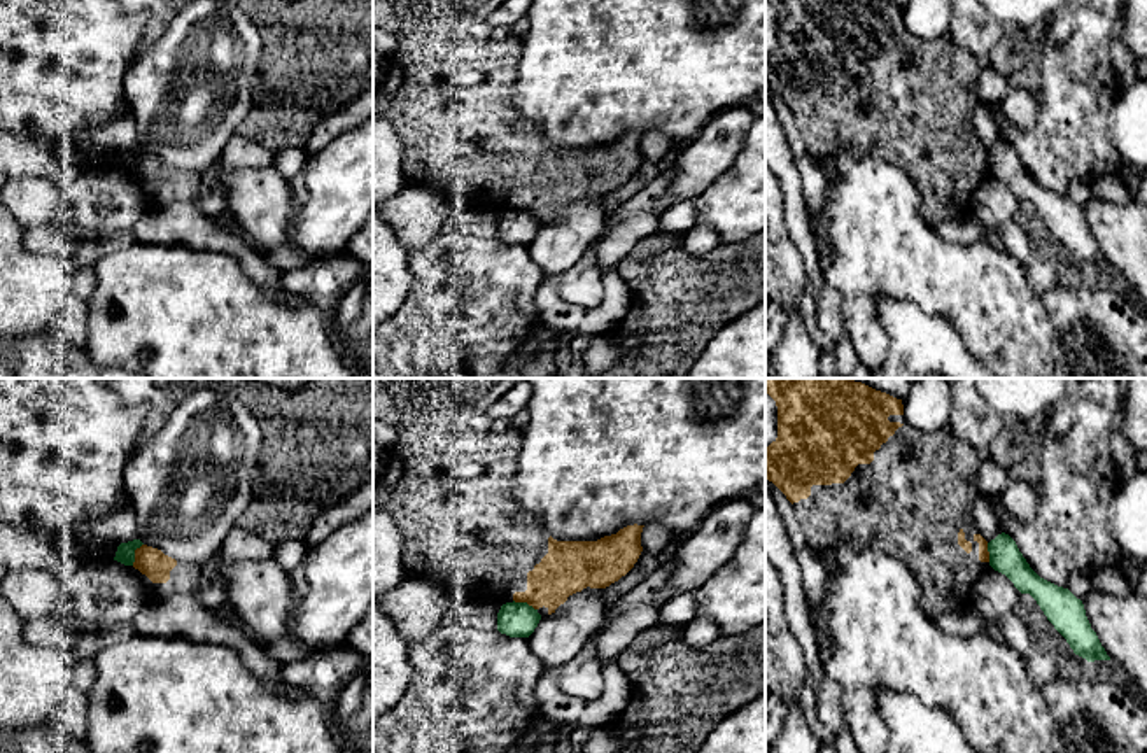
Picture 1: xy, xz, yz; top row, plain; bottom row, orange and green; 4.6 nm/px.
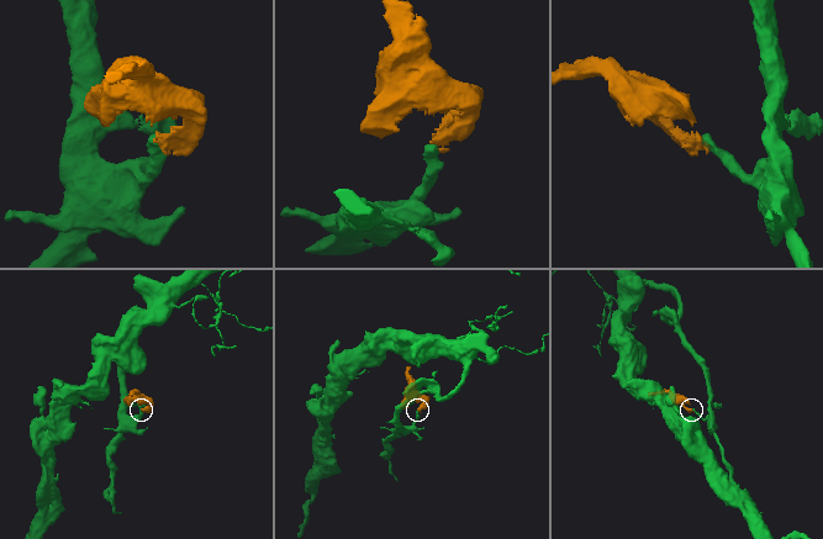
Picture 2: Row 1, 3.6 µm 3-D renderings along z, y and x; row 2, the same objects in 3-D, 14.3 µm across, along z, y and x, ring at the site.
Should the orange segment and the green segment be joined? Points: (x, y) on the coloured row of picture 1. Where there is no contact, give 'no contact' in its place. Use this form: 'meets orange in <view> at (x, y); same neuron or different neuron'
meets orange in xz at (526, 601); different neuron

